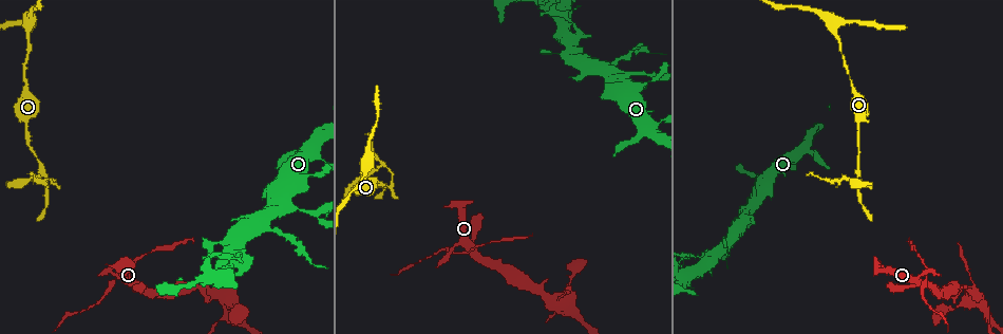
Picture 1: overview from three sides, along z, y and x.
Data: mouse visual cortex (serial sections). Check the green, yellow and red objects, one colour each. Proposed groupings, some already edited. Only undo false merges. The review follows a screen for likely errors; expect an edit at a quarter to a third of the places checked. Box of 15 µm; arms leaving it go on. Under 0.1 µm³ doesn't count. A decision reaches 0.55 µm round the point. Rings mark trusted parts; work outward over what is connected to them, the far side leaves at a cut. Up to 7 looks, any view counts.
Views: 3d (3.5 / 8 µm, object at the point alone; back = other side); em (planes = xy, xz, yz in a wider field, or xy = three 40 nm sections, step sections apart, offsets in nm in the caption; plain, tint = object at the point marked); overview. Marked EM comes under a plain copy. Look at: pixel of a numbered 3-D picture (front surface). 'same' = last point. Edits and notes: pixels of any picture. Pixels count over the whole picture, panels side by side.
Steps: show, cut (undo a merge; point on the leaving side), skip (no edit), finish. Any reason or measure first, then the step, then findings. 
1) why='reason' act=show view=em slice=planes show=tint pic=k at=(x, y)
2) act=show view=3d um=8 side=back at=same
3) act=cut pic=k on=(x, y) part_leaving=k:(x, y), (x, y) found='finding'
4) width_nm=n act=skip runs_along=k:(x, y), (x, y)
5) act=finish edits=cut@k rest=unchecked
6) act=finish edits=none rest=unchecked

why='sharp bend' act=show view=3d um=3.5 pic=1 at=(384, 184)

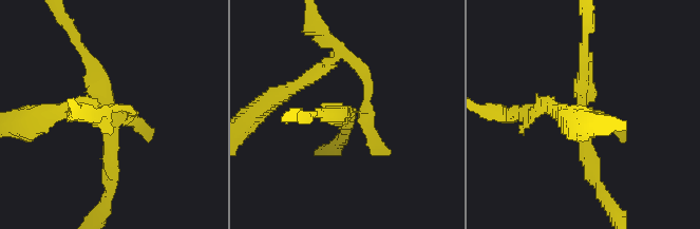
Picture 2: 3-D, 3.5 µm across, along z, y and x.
act=show view=em slice=xy step=5 show=tint pic=2 at=(115, 114)

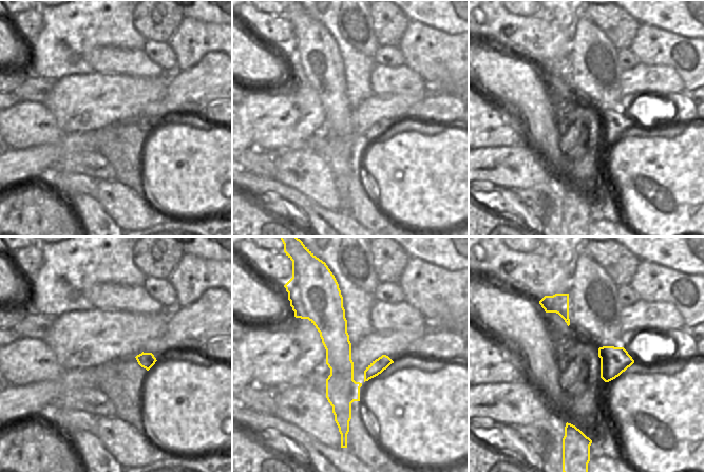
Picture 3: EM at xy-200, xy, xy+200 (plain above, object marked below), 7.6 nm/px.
act=cut pic=2 on=(376, 142) part_leaving=2:(583, 118), (540, 109) found='a second cell is stuck on'

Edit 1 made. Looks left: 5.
act=show view=overview

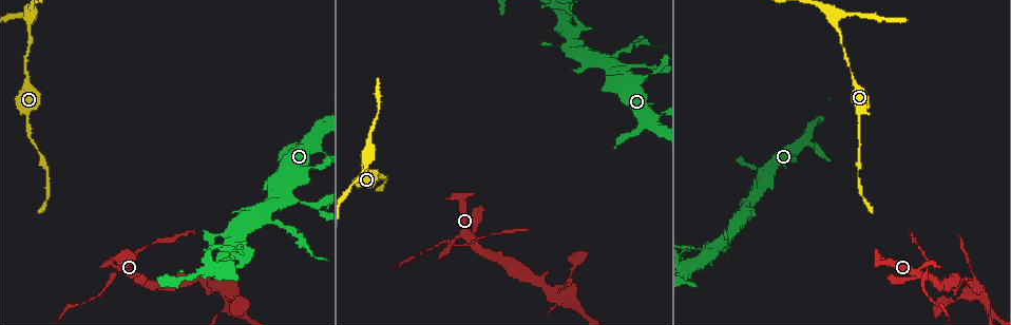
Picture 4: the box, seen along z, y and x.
why='branch point' act=show view=3d um=3.5 pic=4 at=(836, 17)

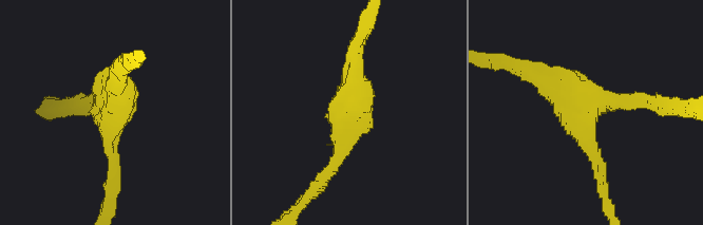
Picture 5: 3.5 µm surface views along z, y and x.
arms=3 arm_widths_nm=150,200,300 act=show view=em slice=xy step=1 show=tint pic=5 at=(583, 107)

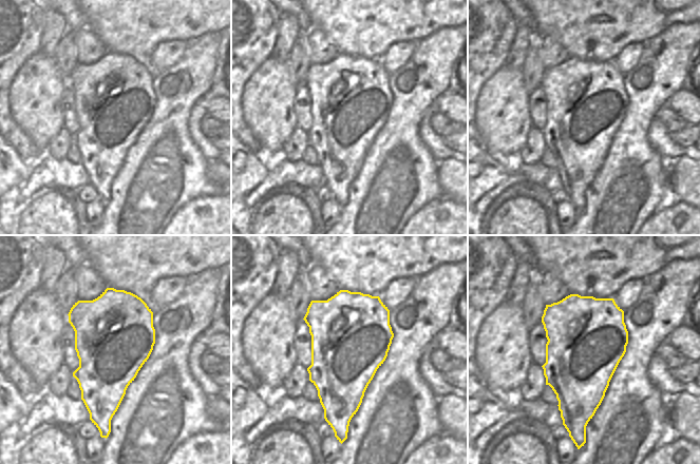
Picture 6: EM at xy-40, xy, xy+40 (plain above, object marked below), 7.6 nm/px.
act=skip runs_along=5:(600, 177), (582, 106), (527, 70) found='all the same cell'

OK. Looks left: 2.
why='calibre changes' act=show view=3d um=3.5 pic=4 at=(923, 271)

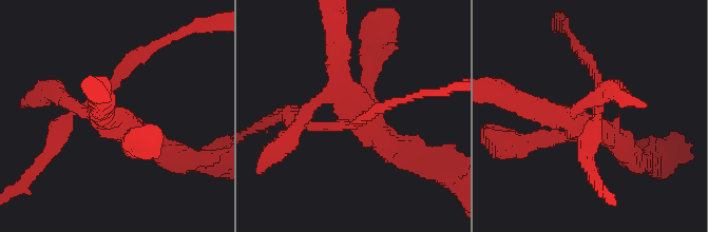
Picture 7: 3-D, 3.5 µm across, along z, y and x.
act=show view=em slice=xy step=2 show=tint pic=7 at=(345, 123)

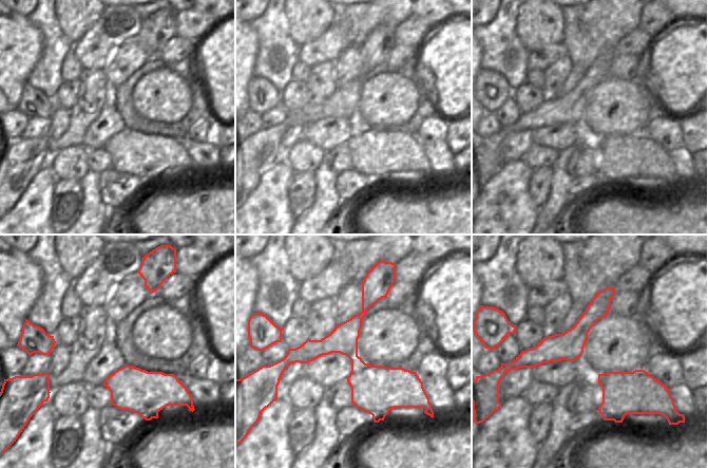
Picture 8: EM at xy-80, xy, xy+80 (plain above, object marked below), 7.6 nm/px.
width_nm=260 act=cut pic=7 on=(60, 142) border=8:(366, 363), (358, 371), (351, 372) found='two cells meet here'

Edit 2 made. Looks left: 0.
act=finish edits=cut@2,cut@7 rest=unchecked

